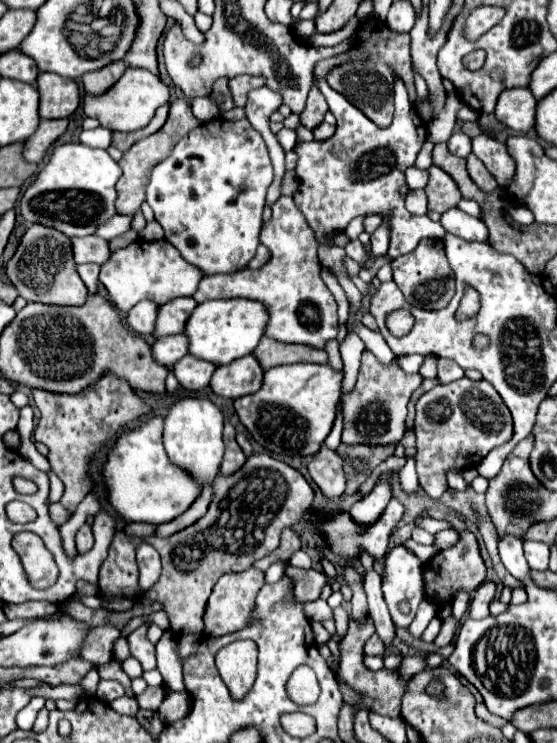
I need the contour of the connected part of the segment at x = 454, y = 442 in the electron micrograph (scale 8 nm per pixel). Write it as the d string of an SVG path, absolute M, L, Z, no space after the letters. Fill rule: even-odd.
M462 378L444 386L438 384L420 396L416 402L414 434L420 486L430 498L440 498L448 488L446 470L474 468L492 448L512 438L512 416L490 382Z

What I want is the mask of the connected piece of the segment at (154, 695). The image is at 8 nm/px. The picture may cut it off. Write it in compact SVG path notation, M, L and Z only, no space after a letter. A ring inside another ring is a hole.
M158 686L158 688L146 688L140 696L136 696L138 704L142 710L152 710L156 712L164 700L164 688Z

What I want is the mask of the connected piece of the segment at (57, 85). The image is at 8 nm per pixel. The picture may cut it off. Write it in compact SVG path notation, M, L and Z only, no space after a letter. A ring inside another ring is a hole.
M40 74L36 80L40 92L40 118L68 118L80 104L78 86L58 74Z

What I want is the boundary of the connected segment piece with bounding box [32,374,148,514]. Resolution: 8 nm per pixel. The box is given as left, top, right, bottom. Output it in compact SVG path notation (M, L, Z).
M104 374L96 384L74 396L50 394L44 390L34 390L32 394L40 410L34 438L48 446L48 462L64 482L64 496L60 498L60 504L72 514L90 492L90 482L86 480L86 464L90 456L118 430L130 426L132 420L146 414L148 406L134 394L126 380L120 380L114 374Z

